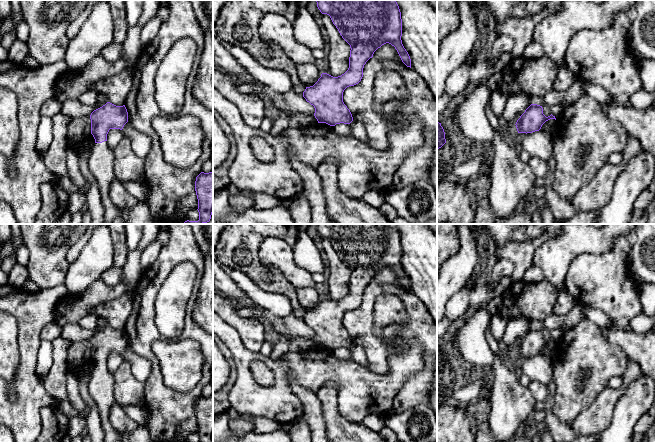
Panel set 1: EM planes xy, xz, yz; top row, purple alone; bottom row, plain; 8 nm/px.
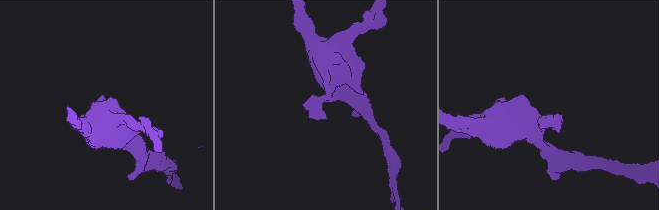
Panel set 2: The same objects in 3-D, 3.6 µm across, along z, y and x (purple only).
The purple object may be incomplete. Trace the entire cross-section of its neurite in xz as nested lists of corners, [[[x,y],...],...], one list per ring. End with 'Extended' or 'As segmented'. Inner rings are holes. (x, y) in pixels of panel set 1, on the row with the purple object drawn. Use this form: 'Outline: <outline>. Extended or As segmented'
Outline: [[[316,0],[322,14],[330,16],[342,38],[350,45],[348,70],[338,77],[322,73],[318,81],[306,87],[303,97],[315,108],[314,116],[318,123],[330,126],[353,121],[352,114],[343,102],[343,92],[349,86],[358,84],[363,77],[366,62],[382,45],[389,43],[395,47],[402,62],[411,68],[411,59],[401,40],[402,19],[396,0]]]. As segmented

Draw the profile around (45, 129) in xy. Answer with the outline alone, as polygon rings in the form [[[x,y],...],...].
[[[41,116],[37,129],[36,149],[44,156],[53,141],[53,120],[52,117]]]

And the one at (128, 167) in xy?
[[[123,137],[113,150],[114,174],[117,180],[126,183],[145,182],[144,159],[138,157],[128,137]]]

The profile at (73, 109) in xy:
[[[66,100],[61,105],[61,112],[70,119],[90,117],[94,111],[93,105],[82,104],[79,100]]]

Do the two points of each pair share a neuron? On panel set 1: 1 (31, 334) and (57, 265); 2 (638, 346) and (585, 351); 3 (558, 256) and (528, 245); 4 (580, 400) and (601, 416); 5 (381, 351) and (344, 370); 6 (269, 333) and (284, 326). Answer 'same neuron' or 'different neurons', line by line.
1: different neurons
2: different neurons
3: different neurons
4: different neurons
5: different neurons
6: different neurons

